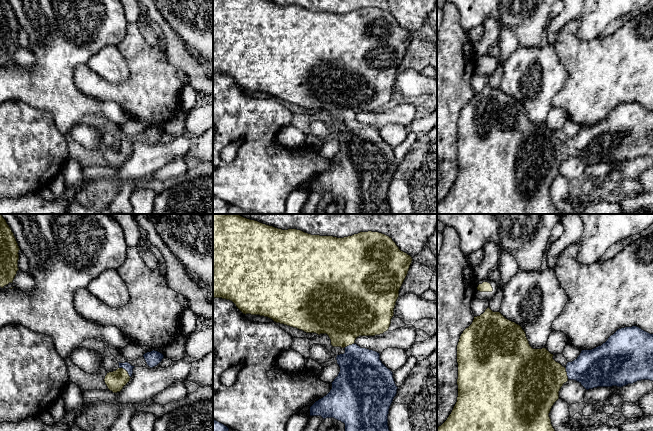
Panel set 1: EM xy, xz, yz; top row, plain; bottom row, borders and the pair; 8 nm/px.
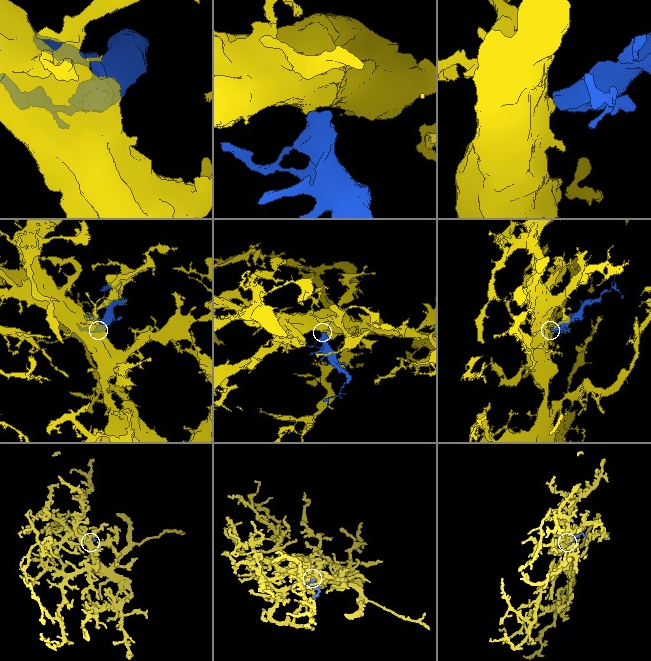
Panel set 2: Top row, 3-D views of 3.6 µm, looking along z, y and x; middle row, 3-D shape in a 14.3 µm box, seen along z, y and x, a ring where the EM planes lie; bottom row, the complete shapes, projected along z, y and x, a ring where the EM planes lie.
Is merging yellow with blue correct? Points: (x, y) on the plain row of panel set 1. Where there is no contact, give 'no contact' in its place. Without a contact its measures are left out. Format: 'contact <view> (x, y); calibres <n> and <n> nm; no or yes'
contact xy (126, 147); calibres 160 and 70 nm; yes

